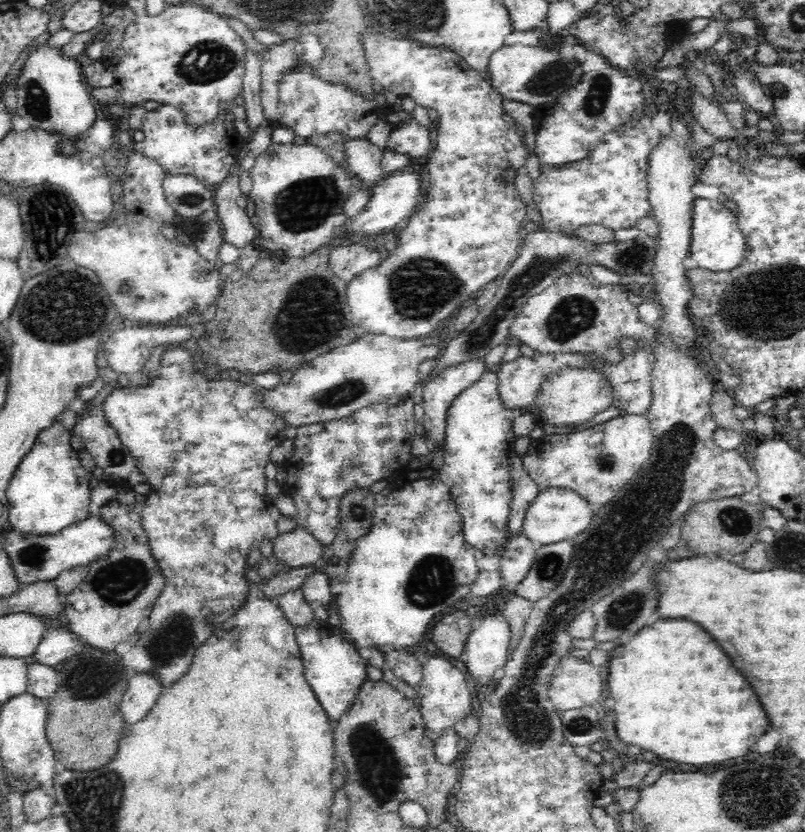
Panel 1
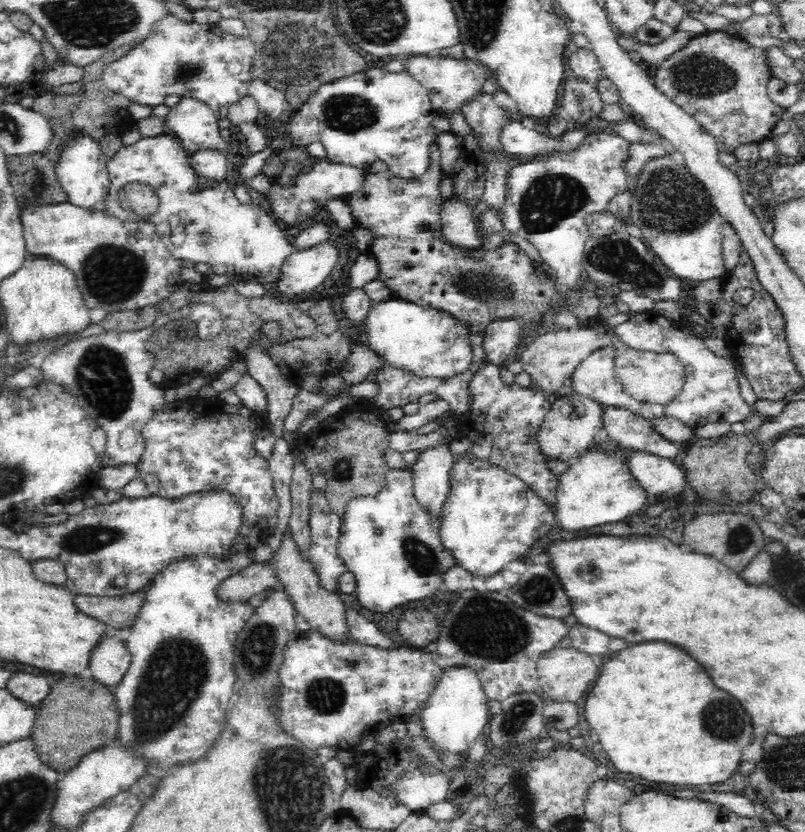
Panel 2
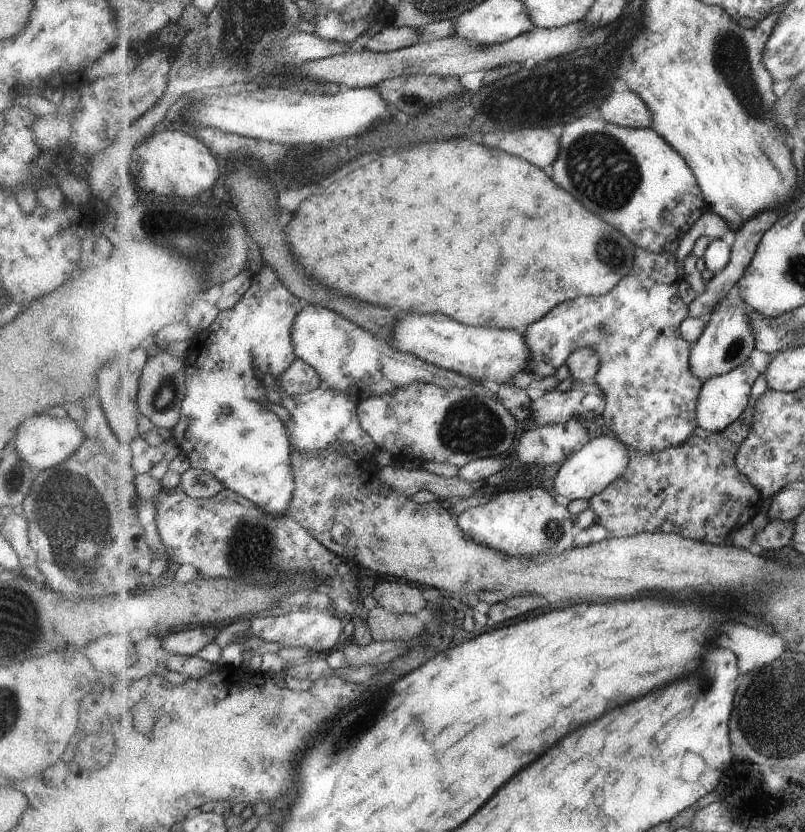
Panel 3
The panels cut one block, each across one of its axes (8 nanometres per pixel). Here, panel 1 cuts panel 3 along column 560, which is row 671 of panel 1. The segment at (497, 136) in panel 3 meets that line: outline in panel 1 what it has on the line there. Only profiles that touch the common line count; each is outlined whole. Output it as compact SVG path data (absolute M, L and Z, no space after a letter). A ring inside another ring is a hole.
M132 672L129 674L127 687L123 694L120 712L128 722L138 722L142 714L146 714L154 706L158 695L164 690L160 677L154 672Z

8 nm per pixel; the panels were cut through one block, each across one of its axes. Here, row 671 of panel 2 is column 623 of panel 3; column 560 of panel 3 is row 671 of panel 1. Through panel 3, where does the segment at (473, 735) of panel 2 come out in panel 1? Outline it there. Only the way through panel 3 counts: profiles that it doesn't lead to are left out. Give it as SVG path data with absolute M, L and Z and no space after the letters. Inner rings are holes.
M486 614L481 617L480 626L470 633L466 648L464 648L464 666L471 679L476 679L480 684L492 684L496 680L496 670L502 668L508 660L512 646L512 632L510 632L510 621L502 614Z

